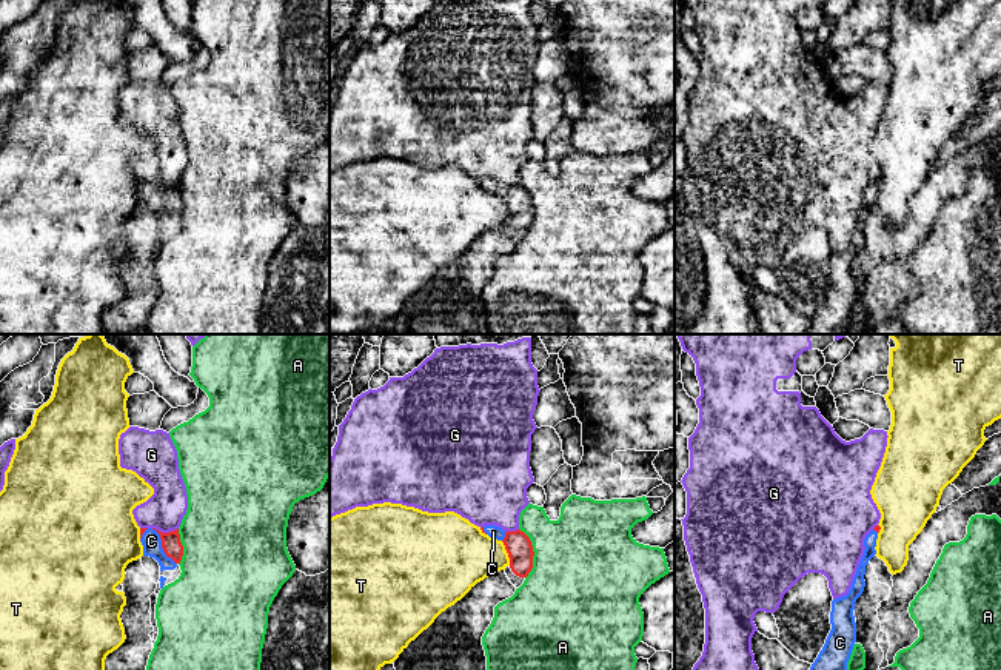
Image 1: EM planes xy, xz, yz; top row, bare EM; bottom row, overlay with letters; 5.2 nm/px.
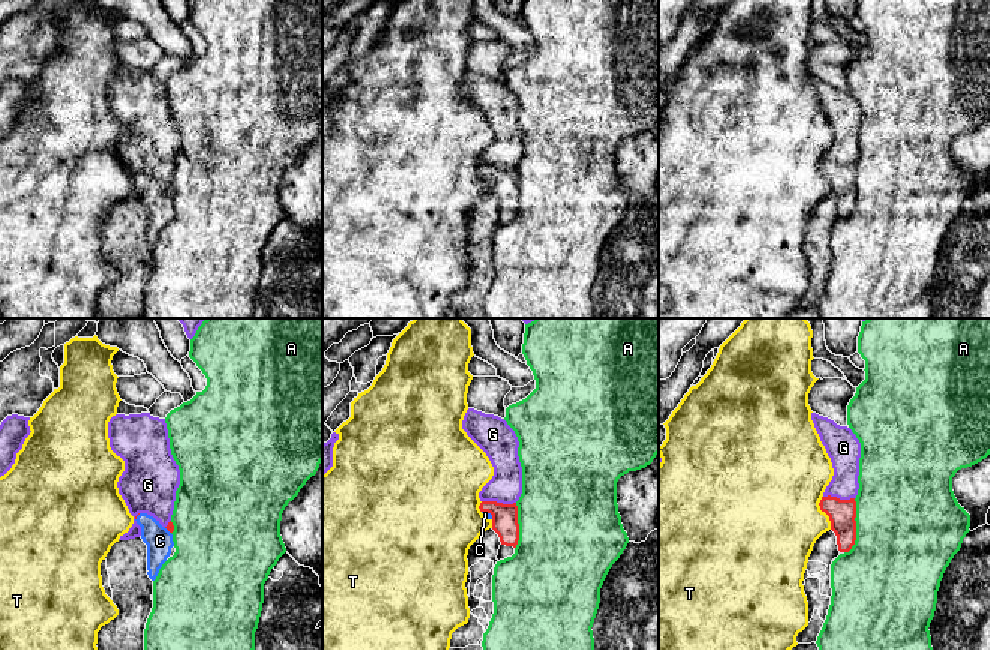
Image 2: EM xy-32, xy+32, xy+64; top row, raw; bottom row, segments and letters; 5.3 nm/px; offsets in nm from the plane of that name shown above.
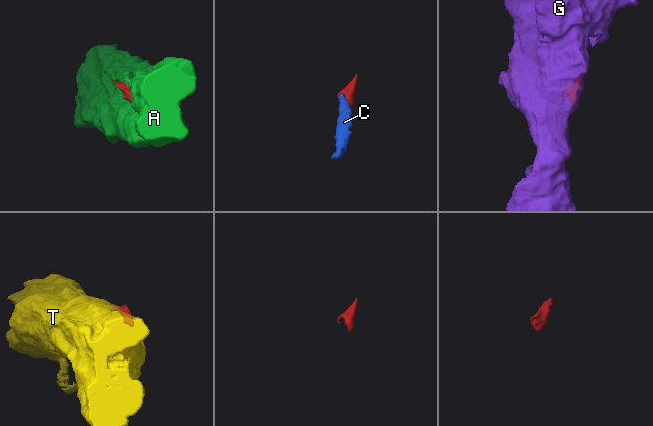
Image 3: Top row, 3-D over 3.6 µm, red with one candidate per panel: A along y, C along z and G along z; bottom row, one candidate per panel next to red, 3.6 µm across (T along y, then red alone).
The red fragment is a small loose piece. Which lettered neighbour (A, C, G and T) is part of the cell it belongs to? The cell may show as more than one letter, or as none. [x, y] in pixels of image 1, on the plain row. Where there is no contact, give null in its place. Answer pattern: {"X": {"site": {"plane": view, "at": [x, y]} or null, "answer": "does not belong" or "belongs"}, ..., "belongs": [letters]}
{"A": {"site": {"plane": "xz", "at": [533, 208]}, "answer": "does not belong"}, "C": {"site": {"plane": "xy", "at": [162, 200]}, "answer": "belongs"}, "G": {"site": {"plane": "xy", "at": [165, 188]}, "answer": "does not belong"}, "T": {"site": {"plane": "xz", "at": [507, 207]}, "answer": "does not belong"}, "belongs": ["C"]}

